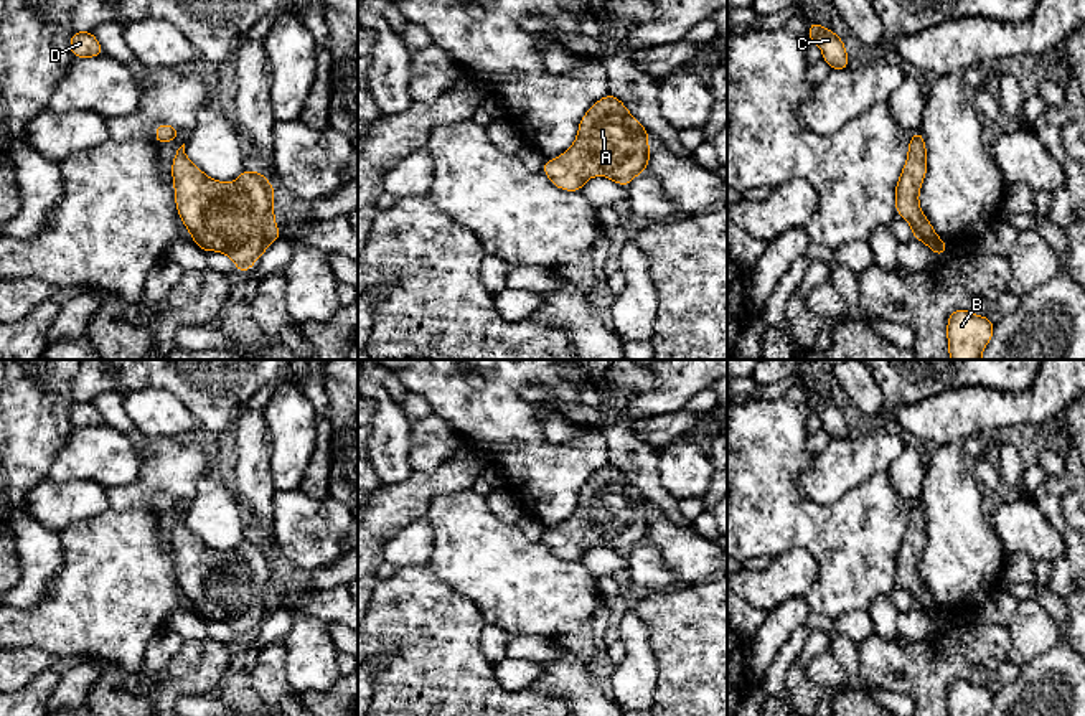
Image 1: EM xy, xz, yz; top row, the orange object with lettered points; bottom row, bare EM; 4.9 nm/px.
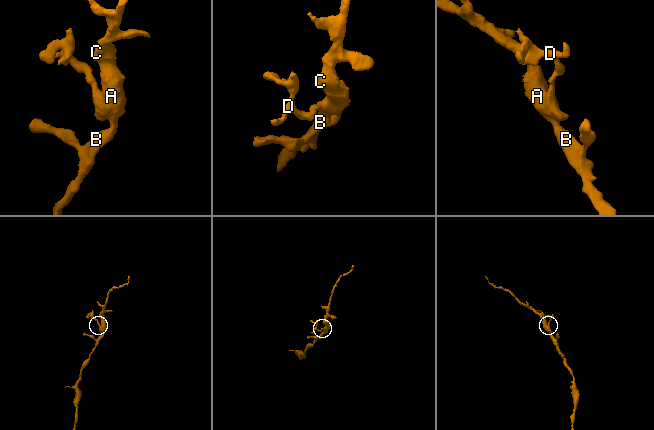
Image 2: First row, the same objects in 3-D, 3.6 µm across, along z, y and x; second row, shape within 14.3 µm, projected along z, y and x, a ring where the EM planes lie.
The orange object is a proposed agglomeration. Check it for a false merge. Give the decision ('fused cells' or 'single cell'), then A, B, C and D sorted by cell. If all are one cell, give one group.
single cell | A B C D

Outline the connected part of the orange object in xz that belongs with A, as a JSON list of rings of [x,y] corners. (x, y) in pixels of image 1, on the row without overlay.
[[[607,464],[580,488],[572,516],[552,530],[544,541],[551,553],[567,561],[580,561],[597,544],[627,556],[646,541],[650,530],[648,502],[615,465]]]

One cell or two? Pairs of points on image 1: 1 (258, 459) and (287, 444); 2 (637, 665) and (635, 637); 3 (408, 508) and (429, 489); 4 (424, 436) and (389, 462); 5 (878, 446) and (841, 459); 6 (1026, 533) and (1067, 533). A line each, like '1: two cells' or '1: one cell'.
1: two cells
2: one cell
3: one cell
4: two cells
5: one cell
6: two cells

